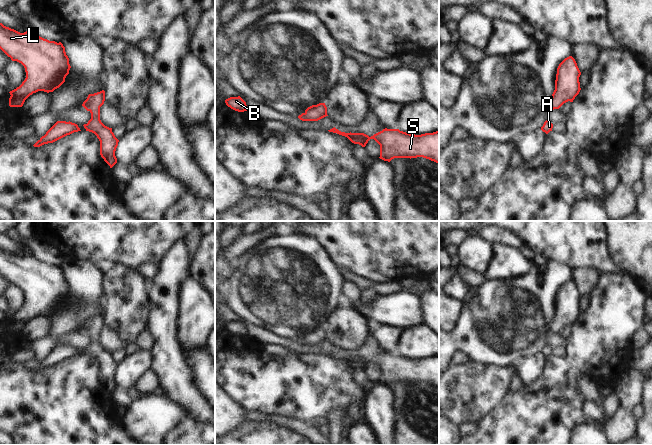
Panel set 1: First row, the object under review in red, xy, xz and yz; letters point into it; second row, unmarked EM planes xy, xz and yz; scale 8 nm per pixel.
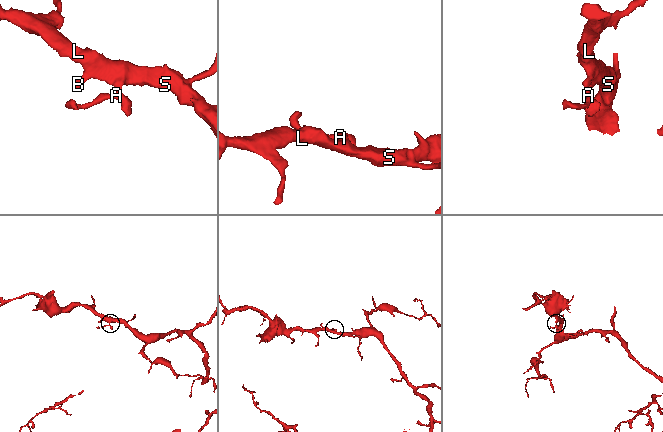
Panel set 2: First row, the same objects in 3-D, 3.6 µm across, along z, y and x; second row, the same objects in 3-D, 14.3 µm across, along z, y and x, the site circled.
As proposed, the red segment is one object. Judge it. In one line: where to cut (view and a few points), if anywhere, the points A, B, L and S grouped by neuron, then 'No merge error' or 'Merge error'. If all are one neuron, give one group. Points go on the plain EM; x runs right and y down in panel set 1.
No split. Groups: A B L S. No merge error.

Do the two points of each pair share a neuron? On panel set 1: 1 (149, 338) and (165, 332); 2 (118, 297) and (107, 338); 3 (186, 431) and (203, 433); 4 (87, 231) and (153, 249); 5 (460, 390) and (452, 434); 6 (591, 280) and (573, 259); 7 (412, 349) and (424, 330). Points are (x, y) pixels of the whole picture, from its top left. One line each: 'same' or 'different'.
1: different
2: same
3: same
4: same
5: different
6: different
7: same

